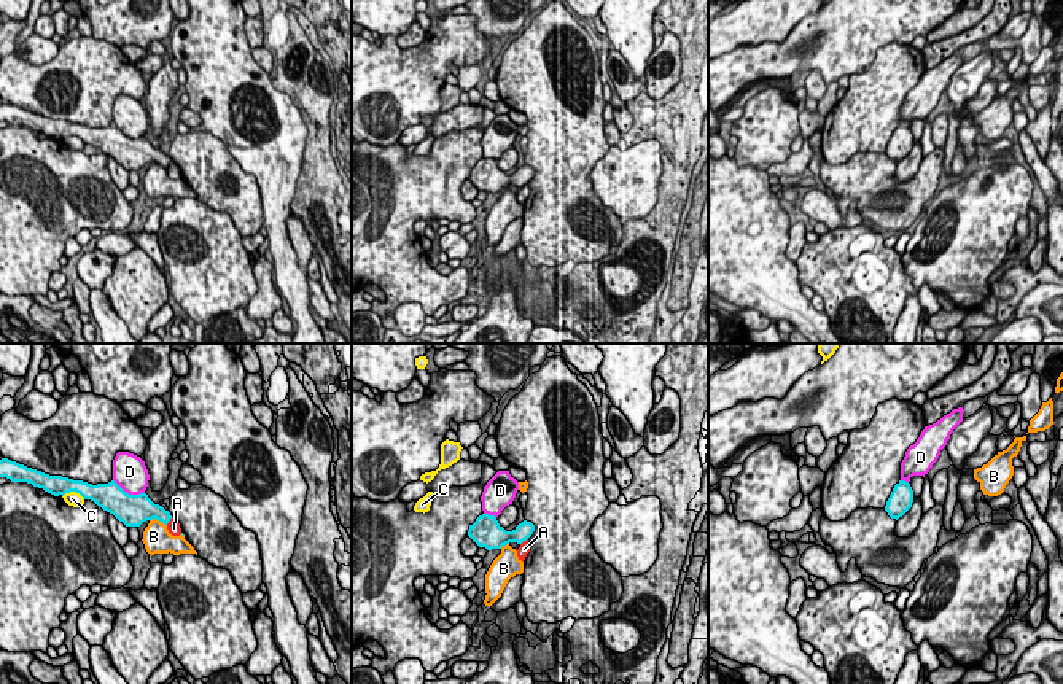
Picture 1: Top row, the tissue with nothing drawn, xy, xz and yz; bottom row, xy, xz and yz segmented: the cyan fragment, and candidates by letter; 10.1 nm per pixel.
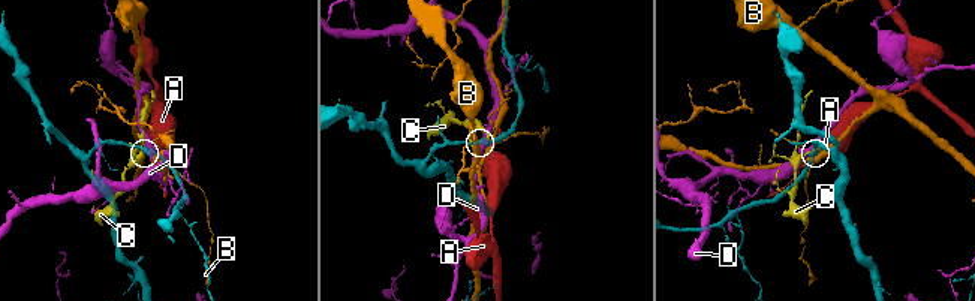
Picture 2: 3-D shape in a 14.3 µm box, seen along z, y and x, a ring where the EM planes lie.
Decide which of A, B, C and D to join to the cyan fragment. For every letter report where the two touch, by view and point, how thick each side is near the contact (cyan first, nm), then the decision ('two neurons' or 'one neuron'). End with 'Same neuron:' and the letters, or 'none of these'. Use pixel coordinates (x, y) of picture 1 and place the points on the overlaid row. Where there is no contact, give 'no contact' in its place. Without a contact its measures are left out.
A: xy (169, 520) | 190/130 nm | two neurons
B: xy (158, 519) | 300/280 nm | two neurons
C: xy (73, 490) | 200/140 nm | two neurons
D: xy (128, 493) | 320/340 nm | two neurons
Same neuron: none of these

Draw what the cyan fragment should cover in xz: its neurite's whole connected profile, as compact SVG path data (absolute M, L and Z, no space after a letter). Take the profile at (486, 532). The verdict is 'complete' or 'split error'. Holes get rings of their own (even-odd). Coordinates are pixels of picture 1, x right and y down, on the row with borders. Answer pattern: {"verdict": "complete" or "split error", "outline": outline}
{"verdict": "complete", "outline": "M482 514L469 525L468 536L487 550L501 549L509 542L522 544L535 531L532 522L524 520L512 531L506 531L496 520L495 515Z"}

